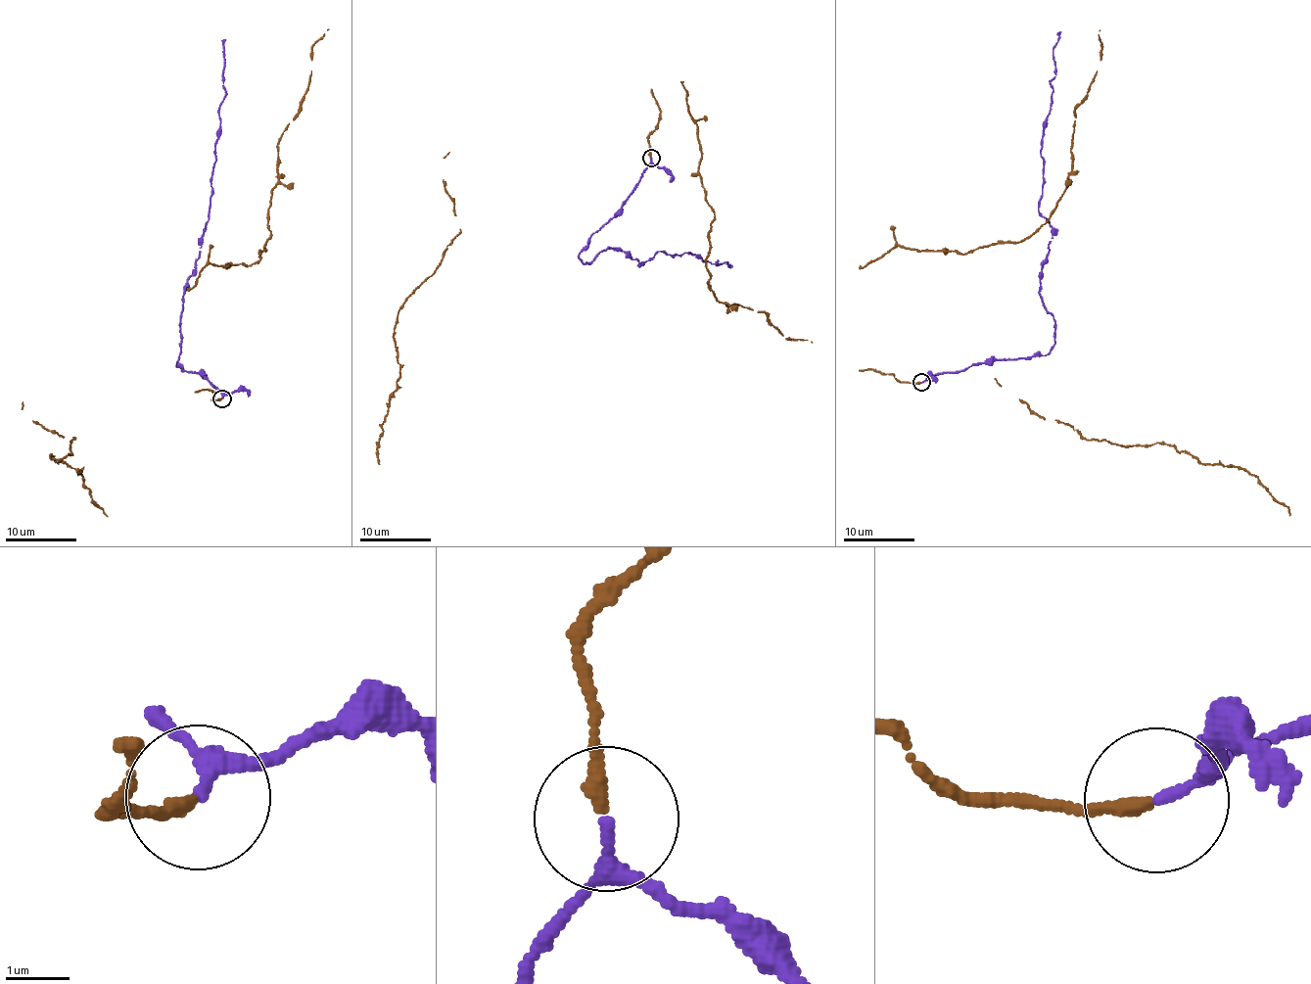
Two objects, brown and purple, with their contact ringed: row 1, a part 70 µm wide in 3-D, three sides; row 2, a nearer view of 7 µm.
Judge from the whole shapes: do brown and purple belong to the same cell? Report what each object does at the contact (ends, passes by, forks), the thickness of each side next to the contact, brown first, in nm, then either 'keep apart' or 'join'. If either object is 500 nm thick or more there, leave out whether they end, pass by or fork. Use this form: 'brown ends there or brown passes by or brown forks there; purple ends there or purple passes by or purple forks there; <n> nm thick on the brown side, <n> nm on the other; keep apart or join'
brown ends there; purple passes by; 220 nm thick on the brown side, 140 nm on the other; join

